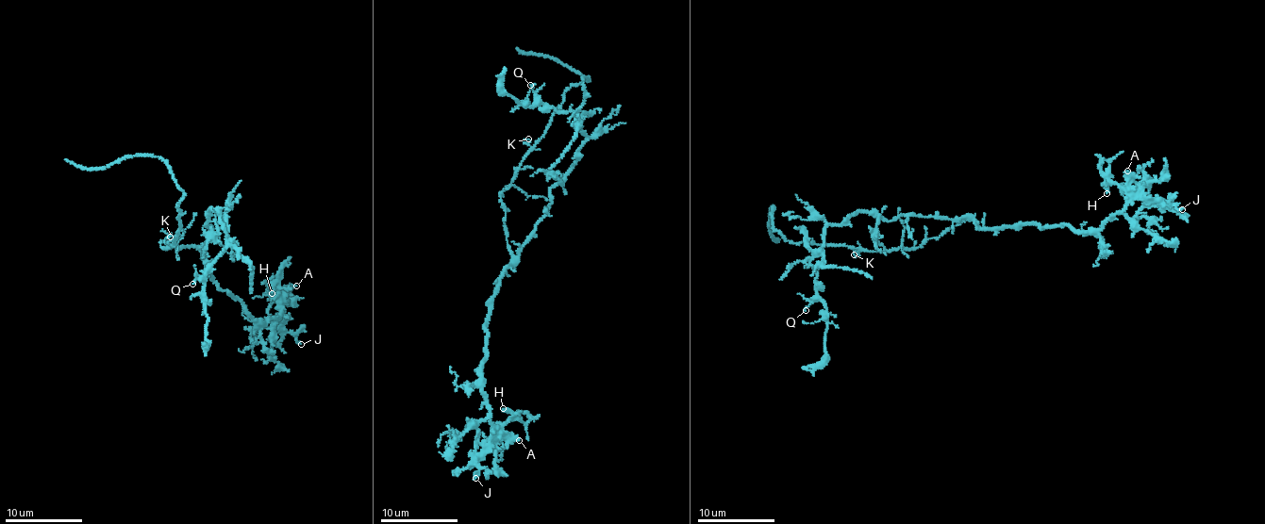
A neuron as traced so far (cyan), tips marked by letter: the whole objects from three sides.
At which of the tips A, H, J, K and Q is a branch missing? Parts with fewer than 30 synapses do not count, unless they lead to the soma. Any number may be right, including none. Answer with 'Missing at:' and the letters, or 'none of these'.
Missing at: A

